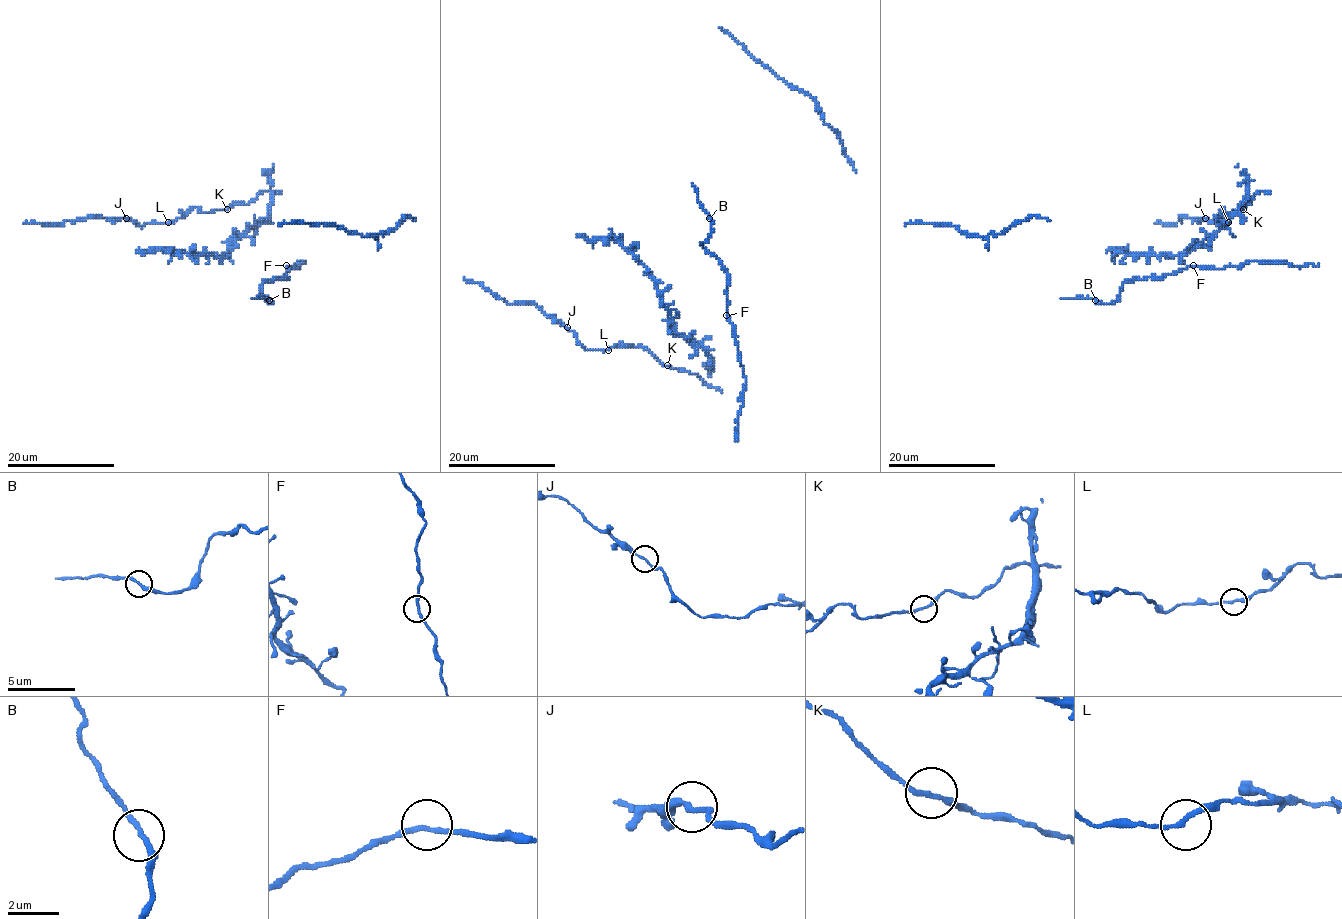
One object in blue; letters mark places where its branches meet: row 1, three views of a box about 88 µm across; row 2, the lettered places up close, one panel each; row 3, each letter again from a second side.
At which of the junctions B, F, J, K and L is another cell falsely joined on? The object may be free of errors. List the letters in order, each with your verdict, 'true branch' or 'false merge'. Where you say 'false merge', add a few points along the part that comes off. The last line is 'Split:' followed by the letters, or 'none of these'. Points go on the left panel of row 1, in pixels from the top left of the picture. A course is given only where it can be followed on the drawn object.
B: true branch
F: true branch
J: true branch
K: true branch
L: true branch
Split: none of these

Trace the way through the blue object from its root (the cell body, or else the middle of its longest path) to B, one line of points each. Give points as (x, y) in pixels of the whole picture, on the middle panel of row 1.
B: (726, 313), (729, 275), (702, 246), (712, 231), (709, 217)

